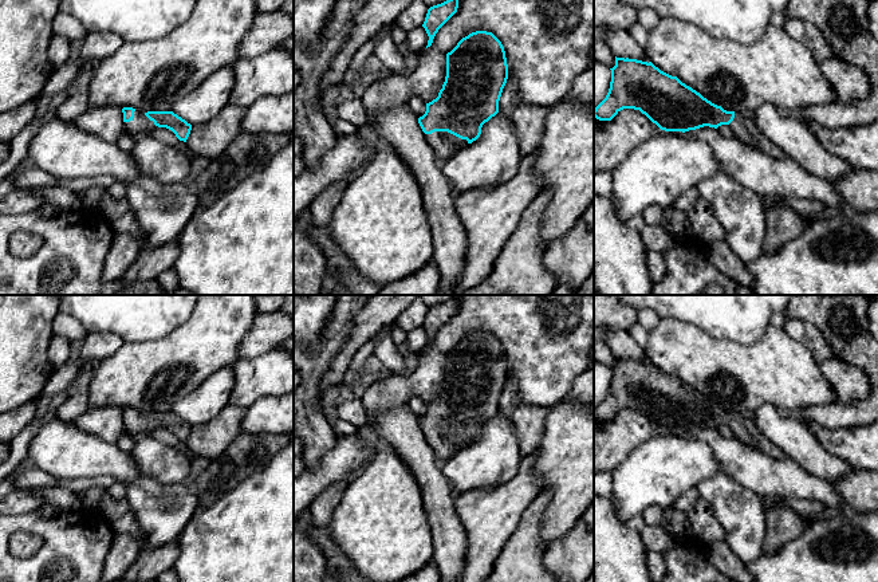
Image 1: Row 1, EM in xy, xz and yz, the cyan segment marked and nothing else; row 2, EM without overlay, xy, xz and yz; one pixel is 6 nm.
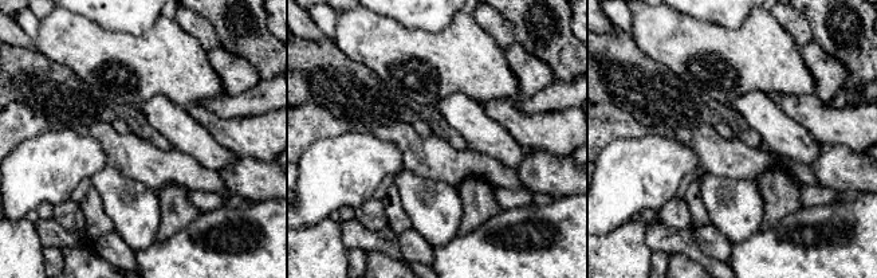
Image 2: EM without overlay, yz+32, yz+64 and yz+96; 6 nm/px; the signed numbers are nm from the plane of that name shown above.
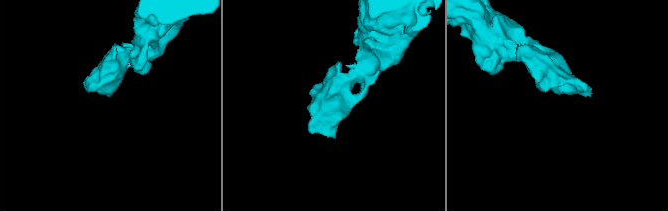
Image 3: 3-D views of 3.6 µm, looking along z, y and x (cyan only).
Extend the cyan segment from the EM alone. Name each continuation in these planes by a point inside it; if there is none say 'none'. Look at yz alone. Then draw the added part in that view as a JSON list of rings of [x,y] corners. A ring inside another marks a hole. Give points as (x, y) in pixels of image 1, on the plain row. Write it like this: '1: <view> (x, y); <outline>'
1: yz (743, 425); [[[735,413],[733,421],[728,426],[732,429],[736,439],[764,455],[779,460],[787,457],[756,428],[752,414]]]

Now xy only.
1: xy (141, 425); [[[138,410],[134,412],[134,418],[130,422],[125,422],[126,432],[134,437],[135,440],[139,437],[146,436],[149,432],[155,429],[153,421],[150,421],[145,413],[141,413]]]

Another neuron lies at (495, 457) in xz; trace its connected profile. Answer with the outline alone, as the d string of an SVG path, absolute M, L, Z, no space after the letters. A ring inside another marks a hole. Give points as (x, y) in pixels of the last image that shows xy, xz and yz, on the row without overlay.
M499 412L483 425L481 434L476 441L440 464L452 487L453 496L458 498L476 488L496 487L508 481L517 473L521 459L512 422Z

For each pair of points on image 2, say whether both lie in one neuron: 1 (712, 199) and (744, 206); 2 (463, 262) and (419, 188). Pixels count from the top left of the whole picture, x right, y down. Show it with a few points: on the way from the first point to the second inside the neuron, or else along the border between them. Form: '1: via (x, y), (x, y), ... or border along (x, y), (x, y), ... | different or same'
1: via (719, 206), (726, 208), (736, 207) | same
2: border along (457, 233), (448, 242), (433, 249) | different

